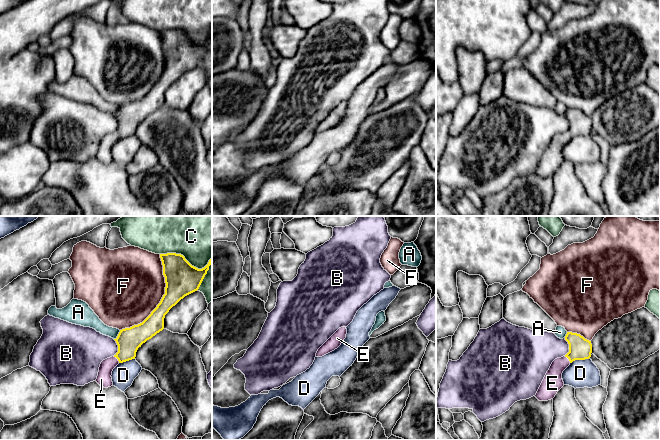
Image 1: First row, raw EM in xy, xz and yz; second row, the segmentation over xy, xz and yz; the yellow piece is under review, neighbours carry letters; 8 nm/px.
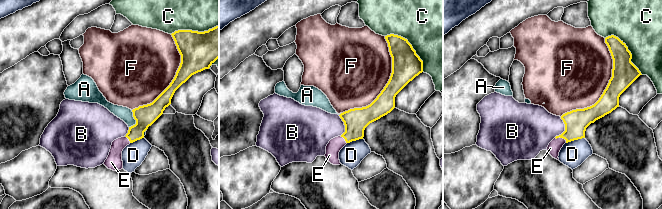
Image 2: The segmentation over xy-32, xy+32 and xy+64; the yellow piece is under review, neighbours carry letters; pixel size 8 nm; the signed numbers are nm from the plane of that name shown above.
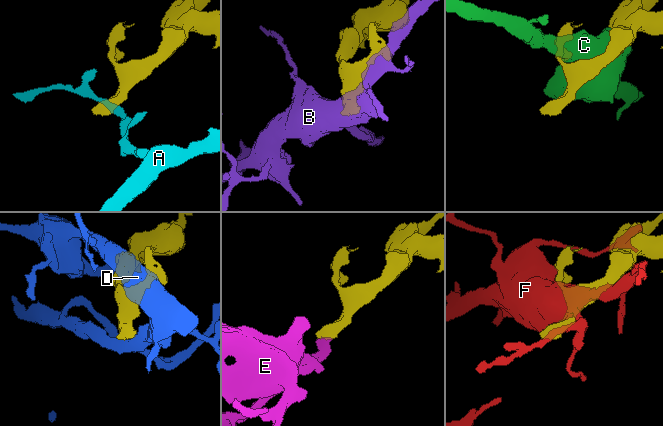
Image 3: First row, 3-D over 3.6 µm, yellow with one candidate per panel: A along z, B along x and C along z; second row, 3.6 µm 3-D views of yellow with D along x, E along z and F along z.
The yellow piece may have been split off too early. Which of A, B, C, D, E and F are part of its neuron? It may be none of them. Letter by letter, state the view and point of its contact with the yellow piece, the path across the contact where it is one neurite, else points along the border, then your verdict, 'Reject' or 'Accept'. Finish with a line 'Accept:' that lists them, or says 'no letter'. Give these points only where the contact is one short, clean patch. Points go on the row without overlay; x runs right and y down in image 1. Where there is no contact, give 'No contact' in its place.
A: Touches yellow at xy (118, 111). Boundary: xy (120, 106), (114, 115). Reject
B: Touches yellow at xy (118, 123). Boundary: xy (113, 115), (117, 121), (115, 131). Reject
C: Touches yellow at xy (185, 35). Reject
D: Touches yellow at yz (579, 135). Boundary: yz (589, 133), (575, 135), (570, 139). Reject
E: Touches yellow at xy (117, 134). Path across: xy (128, 116), (127, 124), (117, 134), (105, 146), (104, 155). Accept
F: Touches yellow at xy (161, 75). Reject
Accept: E

